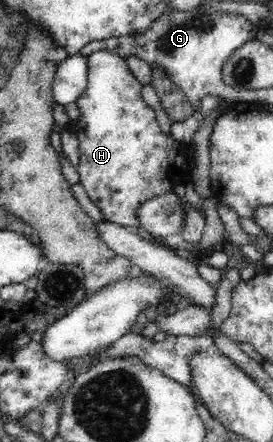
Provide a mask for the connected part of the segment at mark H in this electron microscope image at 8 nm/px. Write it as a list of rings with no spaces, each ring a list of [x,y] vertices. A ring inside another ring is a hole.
[[[99,50],[87,55],[85,59],[88,60],[87,86],[75,101],[81,115],[78,127],[83,129],[77,134],[80,163],[75,168],[80,174],[79,183],[106,220],[131,229],[141,227],[136,217],[138,207],[168,191],[174,192],[178,185],[192,181],[188,156],[184,155],[184,146],[187,143],[176,141],[172,134],[166,135],[162,131],[154,109],[142,98],[140,94],[142,85],[131,72],[124,55]]]

